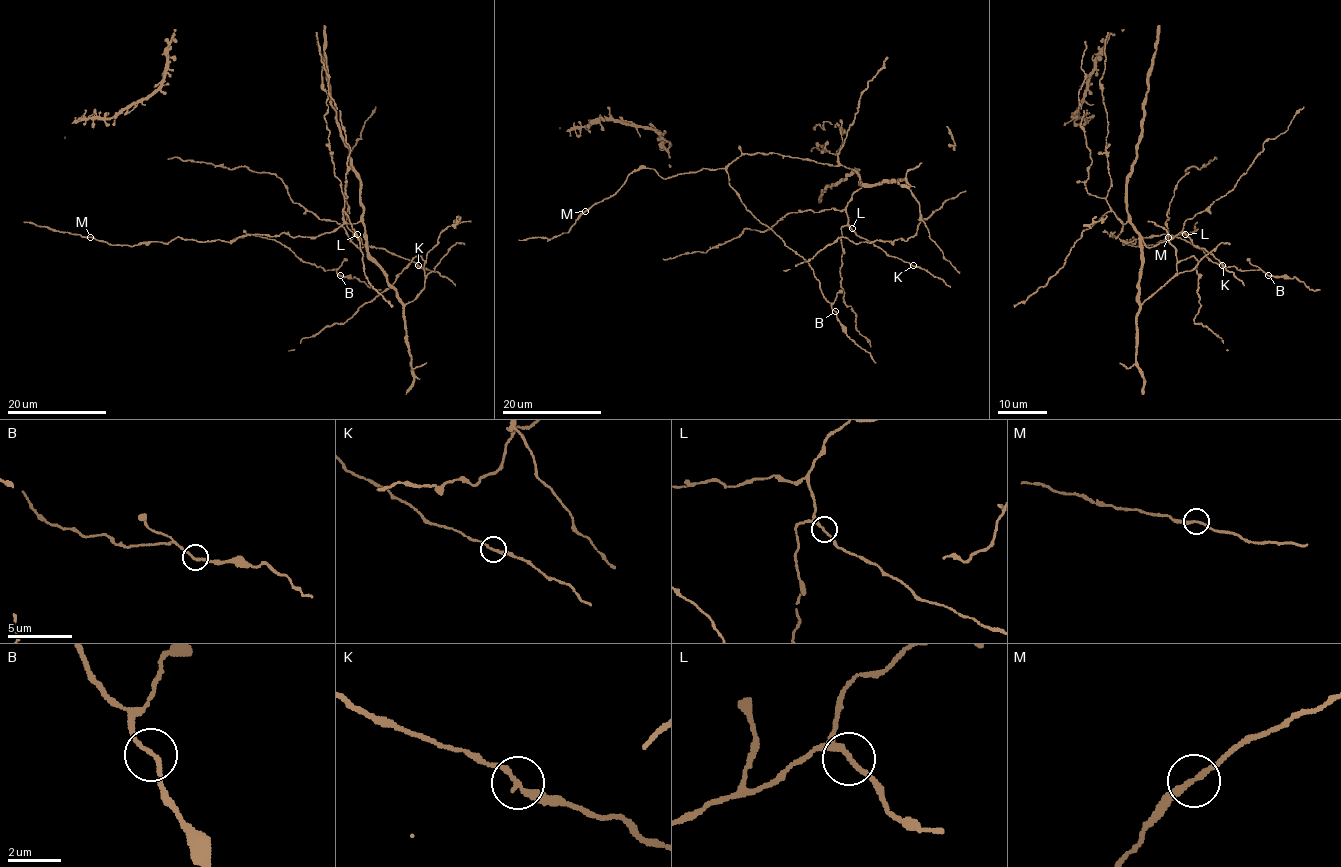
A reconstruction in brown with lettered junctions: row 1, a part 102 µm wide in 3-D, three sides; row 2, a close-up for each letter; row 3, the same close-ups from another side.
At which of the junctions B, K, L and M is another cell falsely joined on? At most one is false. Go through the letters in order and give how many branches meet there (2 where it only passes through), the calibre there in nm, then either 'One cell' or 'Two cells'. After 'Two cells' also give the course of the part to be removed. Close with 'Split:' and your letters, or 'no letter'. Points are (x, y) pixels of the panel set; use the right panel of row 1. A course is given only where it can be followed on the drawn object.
B: Branches: 2. Thickness 170 nm. One cell
K: Branches: 2. Thickness 200 nm. One cell
L: Branches: 2. Thickness 200 nm. One cell
M: Branches: 2. Thickness 200 nm. One cell
Split: no letter

